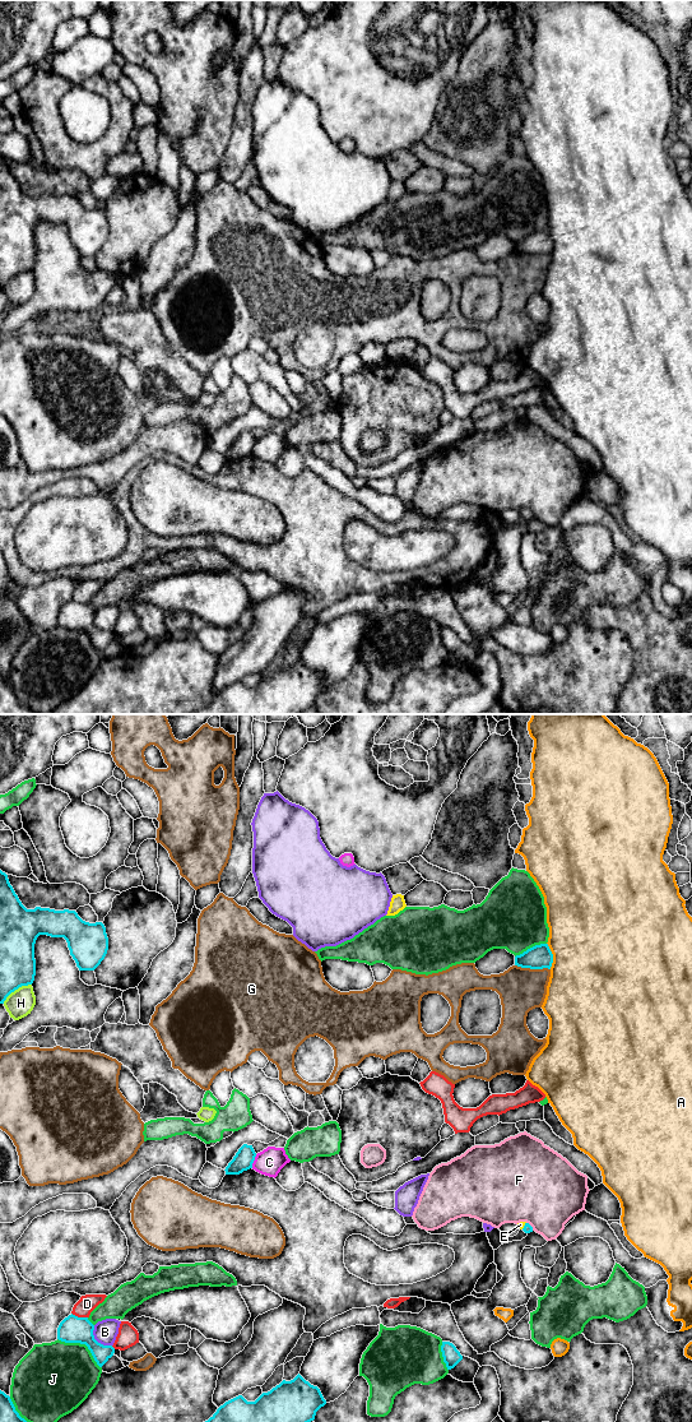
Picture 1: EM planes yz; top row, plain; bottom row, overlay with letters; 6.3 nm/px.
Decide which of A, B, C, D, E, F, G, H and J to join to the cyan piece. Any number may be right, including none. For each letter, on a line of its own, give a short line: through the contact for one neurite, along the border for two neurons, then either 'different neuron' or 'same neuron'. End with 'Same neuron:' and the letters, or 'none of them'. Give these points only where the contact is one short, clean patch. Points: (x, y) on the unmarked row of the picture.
A: different neuron
B: different neuron
C: different neuron
D: different neuron
E: line yz (528, 514), (524, 512), (520, 510); same neuron
F: different neuron
G: different neuron
H: different neuron
J: different neuron
Same neuron: E

